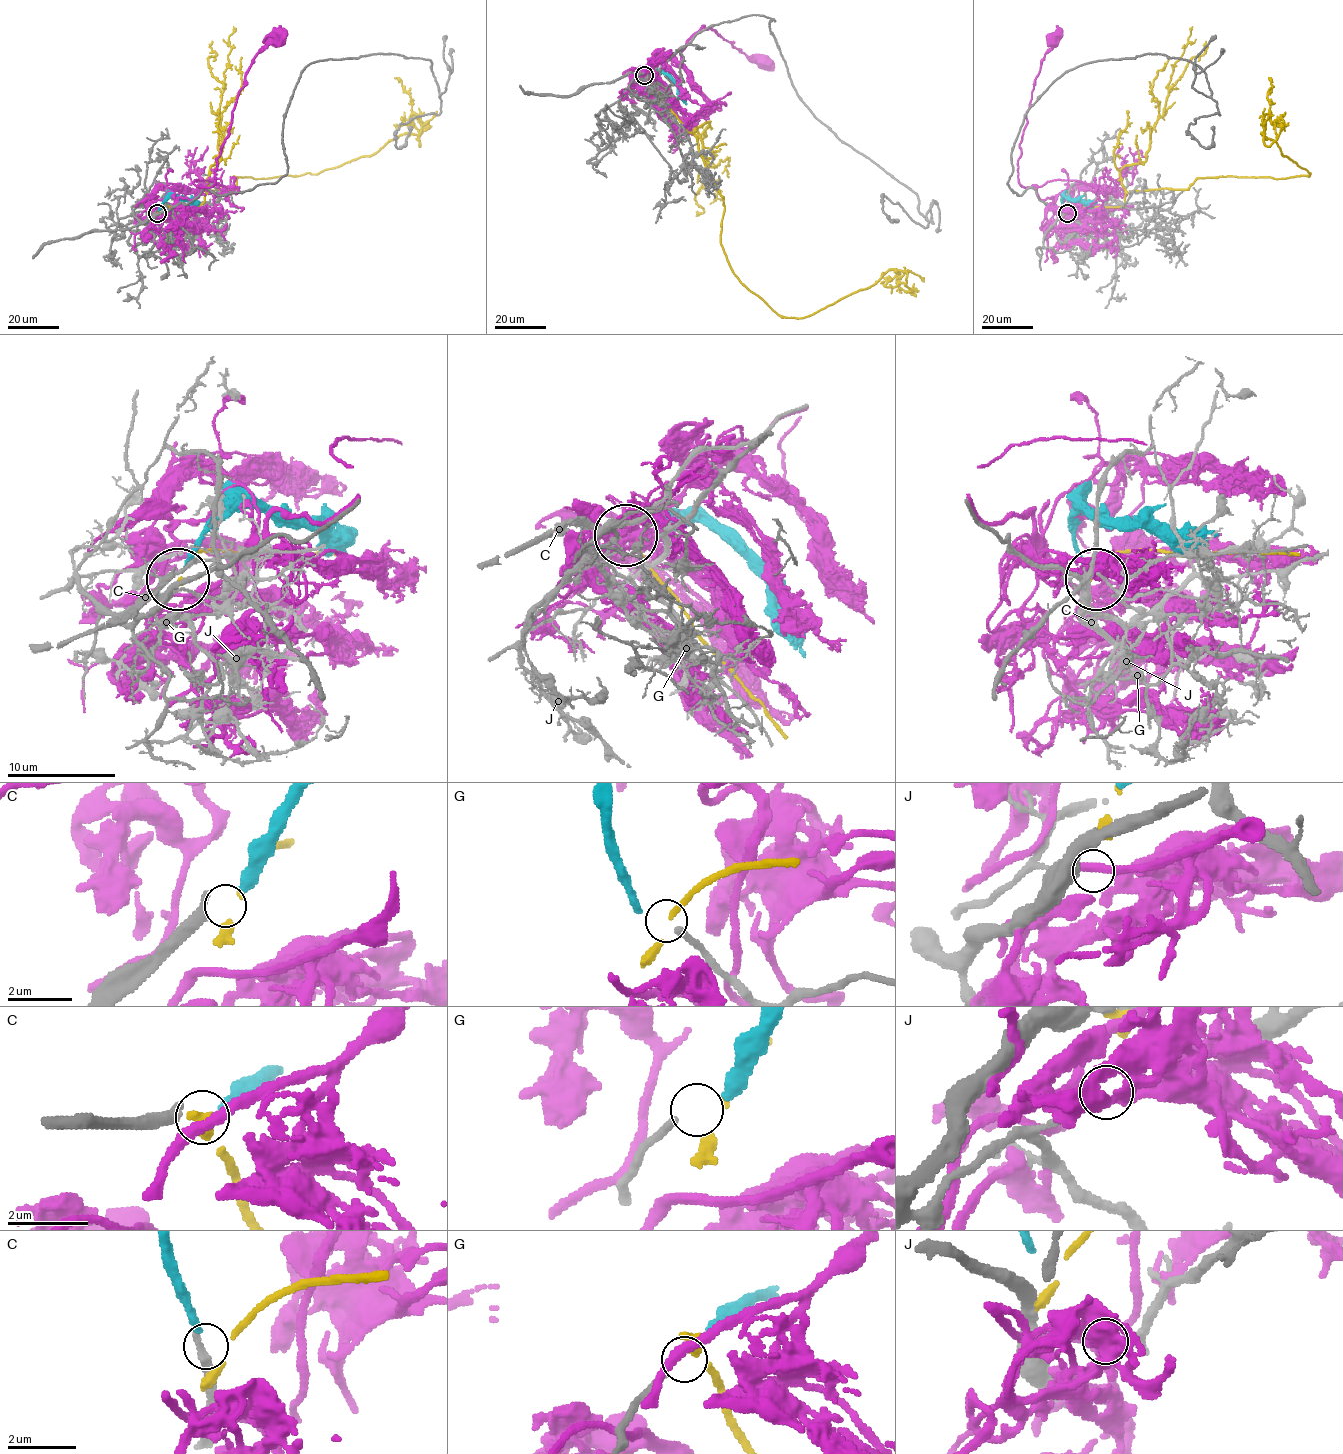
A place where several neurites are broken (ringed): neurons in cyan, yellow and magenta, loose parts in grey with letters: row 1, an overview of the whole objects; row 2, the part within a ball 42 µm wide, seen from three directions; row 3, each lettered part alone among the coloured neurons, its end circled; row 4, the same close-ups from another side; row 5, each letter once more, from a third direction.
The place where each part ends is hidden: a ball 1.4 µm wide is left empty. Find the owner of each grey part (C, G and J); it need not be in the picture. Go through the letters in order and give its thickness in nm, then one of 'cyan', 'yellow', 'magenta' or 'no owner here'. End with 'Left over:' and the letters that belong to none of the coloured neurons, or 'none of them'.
C: 360 nm thick; cyan
G: 190 nm thick; no owner here
J: 170 nm thick; no owner here
Left over: G, J

